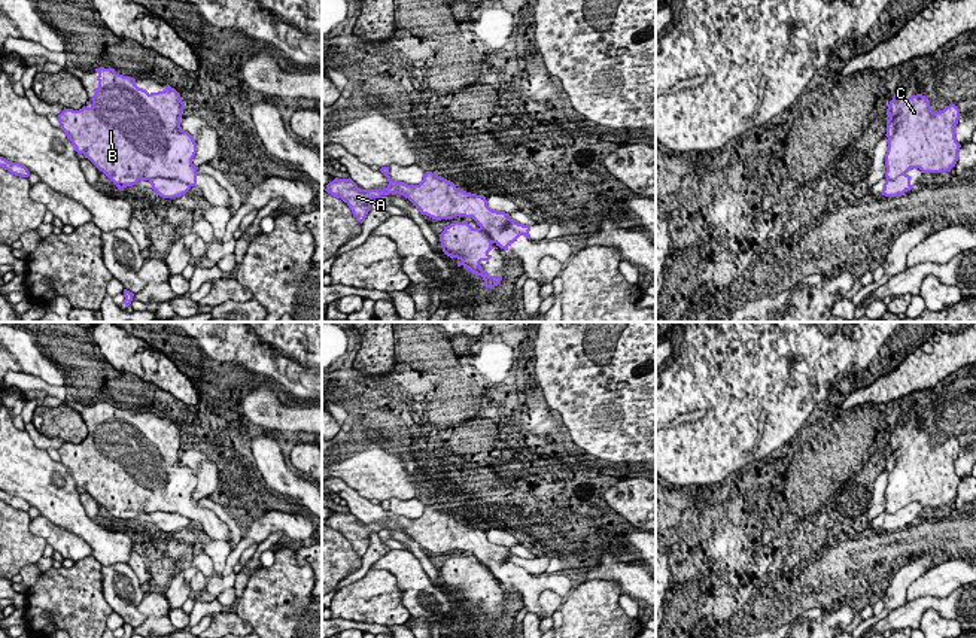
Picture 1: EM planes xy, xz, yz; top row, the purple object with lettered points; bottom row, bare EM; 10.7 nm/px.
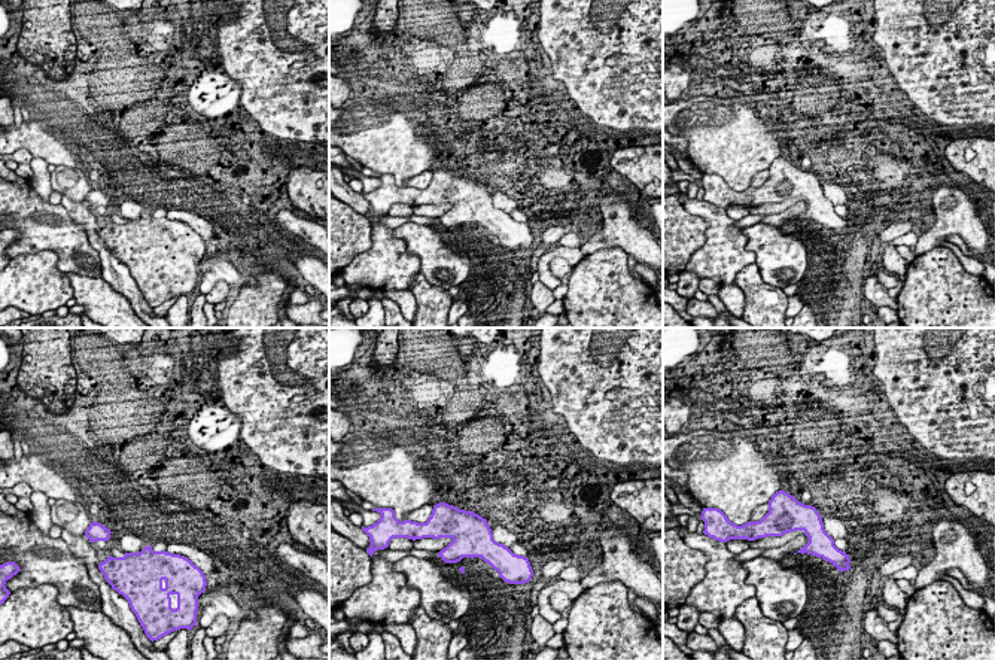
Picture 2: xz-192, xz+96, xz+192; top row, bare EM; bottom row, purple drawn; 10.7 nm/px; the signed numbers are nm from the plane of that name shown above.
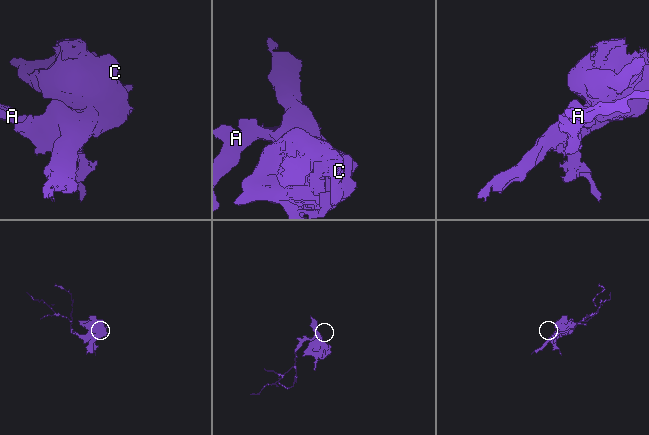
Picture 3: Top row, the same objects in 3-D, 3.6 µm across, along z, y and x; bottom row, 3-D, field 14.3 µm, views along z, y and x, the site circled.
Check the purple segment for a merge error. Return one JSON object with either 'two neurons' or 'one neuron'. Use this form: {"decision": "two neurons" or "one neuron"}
{"decision": "two neurons"}

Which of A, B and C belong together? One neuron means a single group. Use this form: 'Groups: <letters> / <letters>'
Groups: A / B C

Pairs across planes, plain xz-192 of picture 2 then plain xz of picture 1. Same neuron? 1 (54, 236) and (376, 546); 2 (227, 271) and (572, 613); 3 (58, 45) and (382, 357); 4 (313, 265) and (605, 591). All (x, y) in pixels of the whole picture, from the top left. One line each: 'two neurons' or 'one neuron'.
1: two neurons
2: two neurons
3: one neuron
4: two neurons

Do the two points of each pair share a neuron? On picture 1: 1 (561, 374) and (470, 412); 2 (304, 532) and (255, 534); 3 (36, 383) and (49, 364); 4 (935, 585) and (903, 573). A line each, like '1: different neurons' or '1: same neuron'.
1: different neurons
2: same neuron
3: different neurons
4: different neurons

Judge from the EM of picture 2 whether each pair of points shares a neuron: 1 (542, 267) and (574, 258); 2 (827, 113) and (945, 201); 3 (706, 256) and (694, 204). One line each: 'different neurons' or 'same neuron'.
1: same neuron
2: different neurons
3: same neuron

